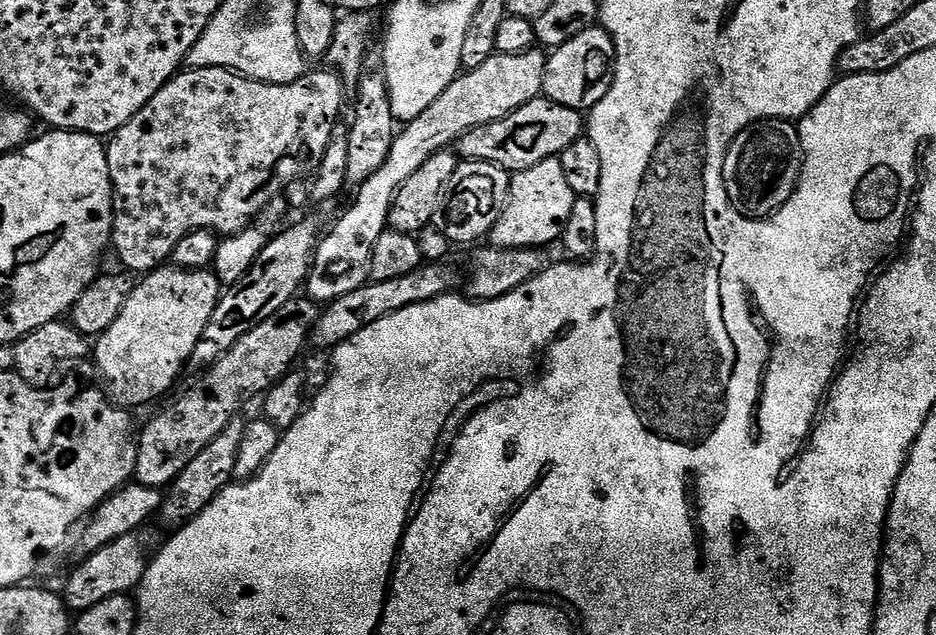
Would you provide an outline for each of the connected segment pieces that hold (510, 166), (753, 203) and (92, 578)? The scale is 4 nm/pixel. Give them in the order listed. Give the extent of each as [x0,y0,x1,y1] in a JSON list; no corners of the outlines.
[[486,98,586,174],[724,120,803,218],[62,531,150,613]]

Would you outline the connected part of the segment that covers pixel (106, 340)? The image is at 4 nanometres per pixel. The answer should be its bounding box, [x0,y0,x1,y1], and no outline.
[92,270,222,410]

